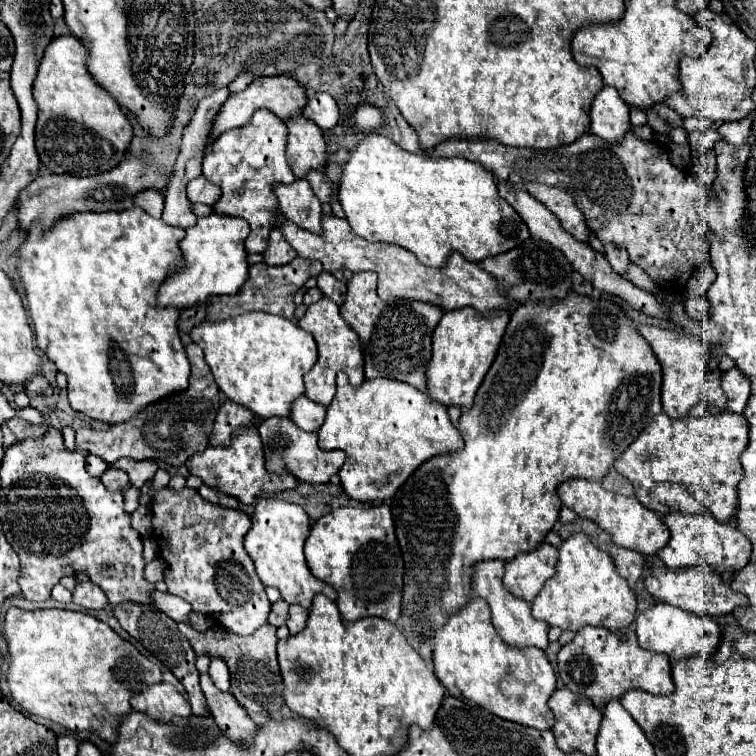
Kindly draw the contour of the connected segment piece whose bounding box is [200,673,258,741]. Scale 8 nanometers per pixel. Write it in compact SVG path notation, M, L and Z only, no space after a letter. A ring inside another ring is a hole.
M200 675L200 685L206 697L206 705L210 715L214 717L216 725L234 741L248 741L252 733L256 733L256 723L246 715L246 711L238 705L238 701L212 683L210 675Z

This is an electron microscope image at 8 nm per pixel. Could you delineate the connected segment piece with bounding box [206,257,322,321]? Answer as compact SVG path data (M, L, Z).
M296 257L294 261L290 261L288 265L282 265L282 267L270 267L266 263L256 263L250 267L250 277L236 295L210 299L206 319L208 321L220 321L220 319L228 319L234 315L248 313L248 311L266 311L272 315L282 315L286 319L292 319L294 309L296 309L294 293L306 283L306 279L318 277L320 273L322 273L320 261L308 261L302 257Z

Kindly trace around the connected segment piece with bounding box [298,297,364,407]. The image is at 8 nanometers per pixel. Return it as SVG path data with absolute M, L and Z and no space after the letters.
M322 297L318 303L308 305L304 317L298 321L298 325L312 333L316 343L318 343L318 361L316 365L304 375L304 385L306 385L306 397L314 403L320 403L324 407L330 405L334 393L336 393L336 373L344 371L350 379L350 385L358 387L364 381L364 359L362 359L362 351L360 351L360 343L356 333L350 329L348 323L342 321L342 317L338 315L338 305L334 301L328 301L326 297Z

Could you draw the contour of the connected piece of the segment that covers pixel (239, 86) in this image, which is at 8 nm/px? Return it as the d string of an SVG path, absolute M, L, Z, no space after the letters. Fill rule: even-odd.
M240 73L228 87L230 87L230 93L238 93L238 91L242 91L248 83L252 83L254 81L254 73L250 73L250 75L246 75L246 73Z

